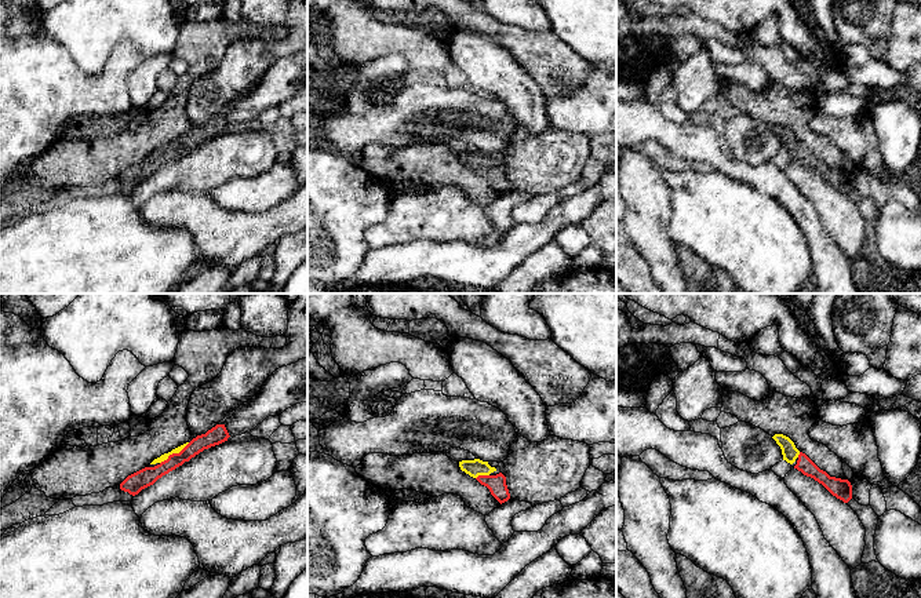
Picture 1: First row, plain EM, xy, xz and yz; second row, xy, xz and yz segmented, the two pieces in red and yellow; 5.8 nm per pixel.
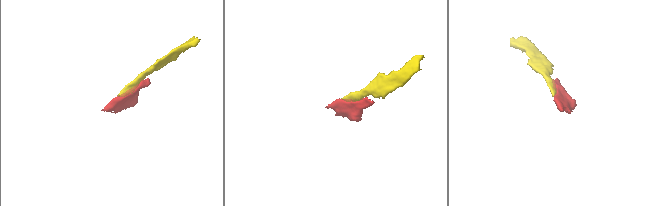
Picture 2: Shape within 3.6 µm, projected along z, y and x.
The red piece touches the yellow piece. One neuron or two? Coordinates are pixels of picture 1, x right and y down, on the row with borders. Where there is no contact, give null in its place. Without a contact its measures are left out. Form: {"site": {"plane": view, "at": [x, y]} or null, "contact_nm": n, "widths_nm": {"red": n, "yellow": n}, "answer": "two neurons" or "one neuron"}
{"site": {"plane": "xy", "at": [174, 454]}, "contact_nm": 220, "widths_nm": {"red": 110, "yellow": 40}, "answer": "one neuron"}

